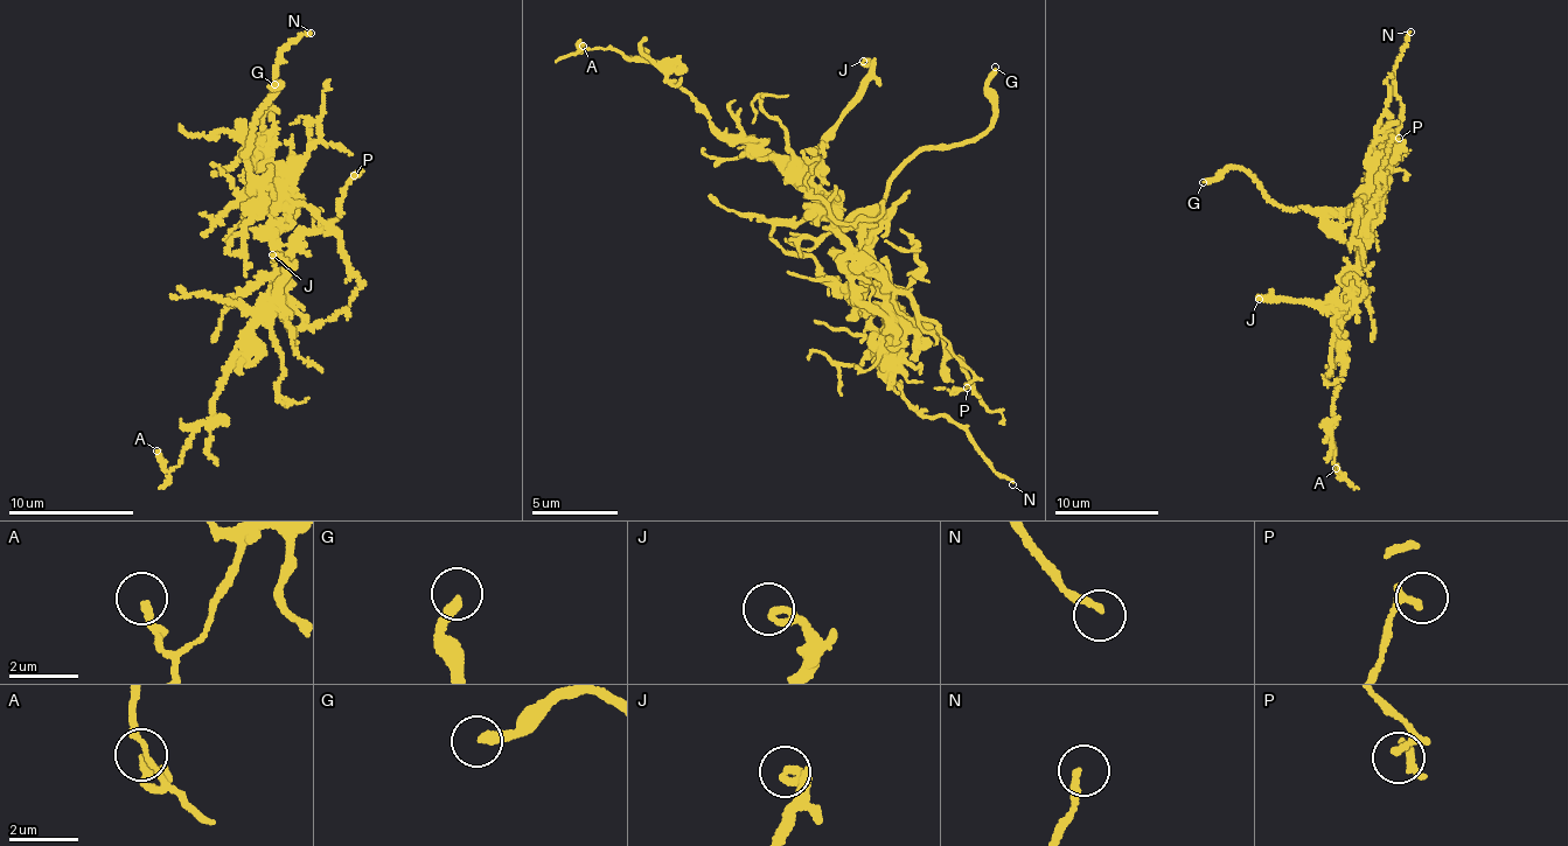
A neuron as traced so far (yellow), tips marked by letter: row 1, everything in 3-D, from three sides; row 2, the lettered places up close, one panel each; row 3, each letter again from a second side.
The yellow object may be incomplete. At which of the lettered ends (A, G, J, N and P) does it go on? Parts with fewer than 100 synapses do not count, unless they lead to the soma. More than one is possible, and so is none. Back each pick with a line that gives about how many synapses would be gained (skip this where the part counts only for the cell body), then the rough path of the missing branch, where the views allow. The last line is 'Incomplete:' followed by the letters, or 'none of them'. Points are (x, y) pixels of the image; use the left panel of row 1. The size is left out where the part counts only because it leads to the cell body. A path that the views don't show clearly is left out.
Incomplete: G

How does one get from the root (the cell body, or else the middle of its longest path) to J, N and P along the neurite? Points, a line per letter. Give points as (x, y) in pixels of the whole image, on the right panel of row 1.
J: (1360, 249), (1360, 267), (1324, 301), (1259, 299)
N: (1360, 249), (1378, 216), (1382, 169), (1389, 161), (1389, 145), (1398, 140), (1401, 103), (1394, 67), (1410, 32)
P: (1360, 249), (1378, 187), (1378, 173), (1392, 141), (1399, 138)

